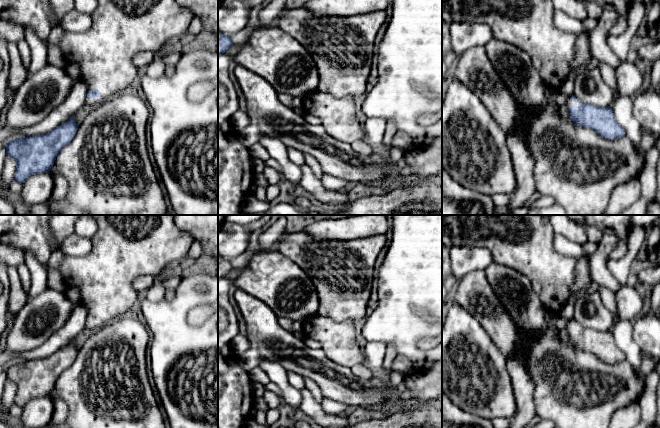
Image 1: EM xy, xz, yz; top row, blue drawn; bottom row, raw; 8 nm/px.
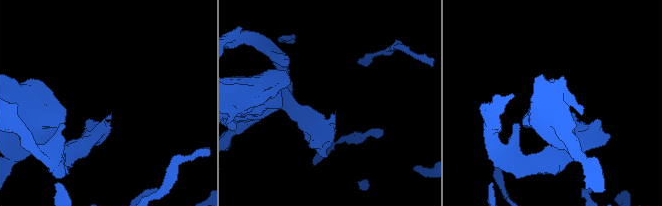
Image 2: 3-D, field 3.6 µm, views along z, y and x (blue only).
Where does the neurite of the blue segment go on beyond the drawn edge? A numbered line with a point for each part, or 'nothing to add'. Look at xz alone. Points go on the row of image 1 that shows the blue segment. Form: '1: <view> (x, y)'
nothing to add

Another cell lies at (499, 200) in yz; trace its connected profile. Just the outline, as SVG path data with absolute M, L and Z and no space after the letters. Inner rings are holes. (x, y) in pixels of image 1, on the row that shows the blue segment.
M494 194L492 197L492 201L495 207L506 206L510 202L510 195L508 194Z

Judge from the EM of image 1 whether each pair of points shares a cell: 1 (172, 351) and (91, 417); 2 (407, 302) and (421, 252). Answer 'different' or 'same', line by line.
1: different
2: same

